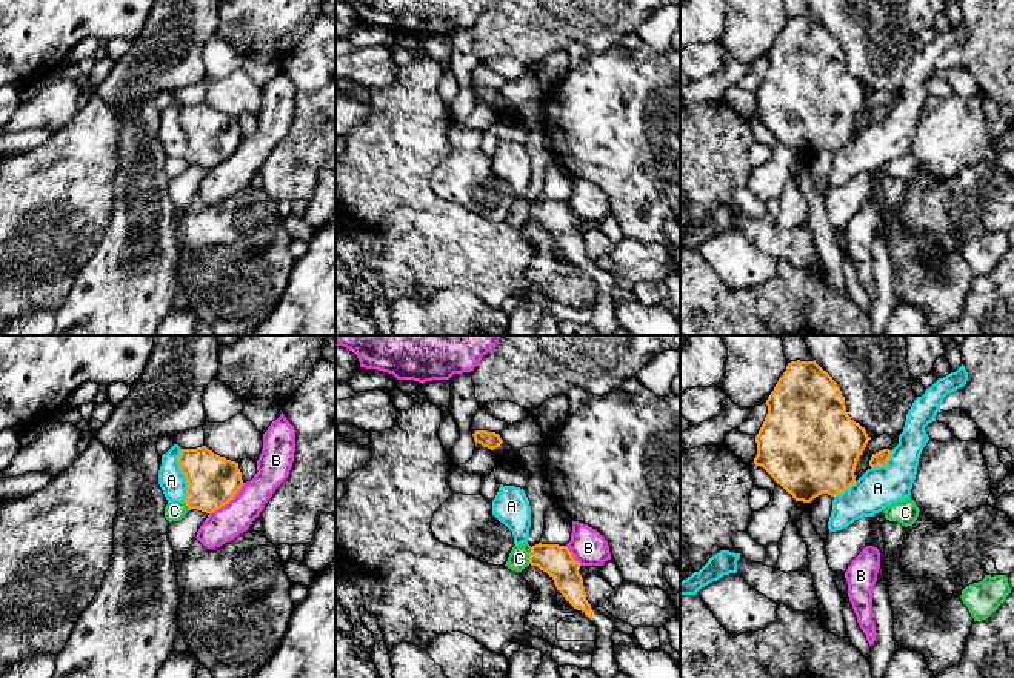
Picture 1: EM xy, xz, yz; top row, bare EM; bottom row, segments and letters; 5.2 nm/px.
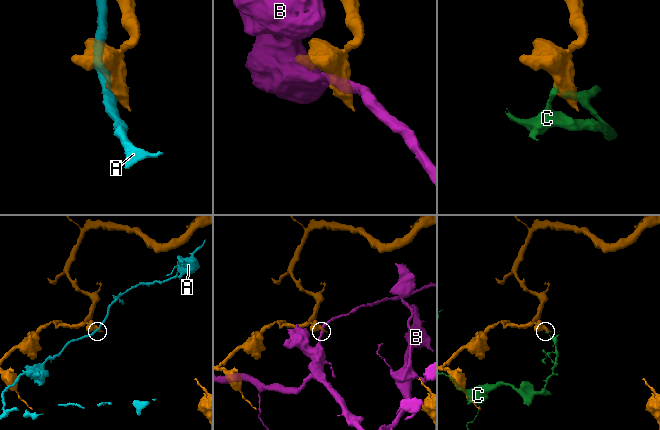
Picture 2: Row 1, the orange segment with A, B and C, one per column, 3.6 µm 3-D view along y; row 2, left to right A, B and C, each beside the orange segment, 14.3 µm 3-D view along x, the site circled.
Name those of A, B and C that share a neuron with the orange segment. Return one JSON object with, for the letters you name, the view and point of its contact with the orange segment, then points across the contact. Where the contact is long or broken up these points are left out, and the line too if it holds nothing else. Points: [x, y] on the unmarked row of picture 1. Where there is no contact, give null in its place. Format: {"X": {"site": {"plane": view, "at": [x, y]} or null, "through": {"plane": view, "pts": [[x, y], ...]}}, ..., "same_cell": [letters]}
{"same_cell": []}

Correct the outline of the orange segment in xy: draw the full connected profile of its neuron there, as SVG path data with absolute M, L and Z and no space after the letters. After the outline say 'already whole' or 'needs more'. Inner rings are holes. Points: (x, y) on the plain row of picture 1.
M206 101L182 105L178 120L188 138L183 158L189 166L212 169L228 160L243 141L238 118L214 109Z; already whole

